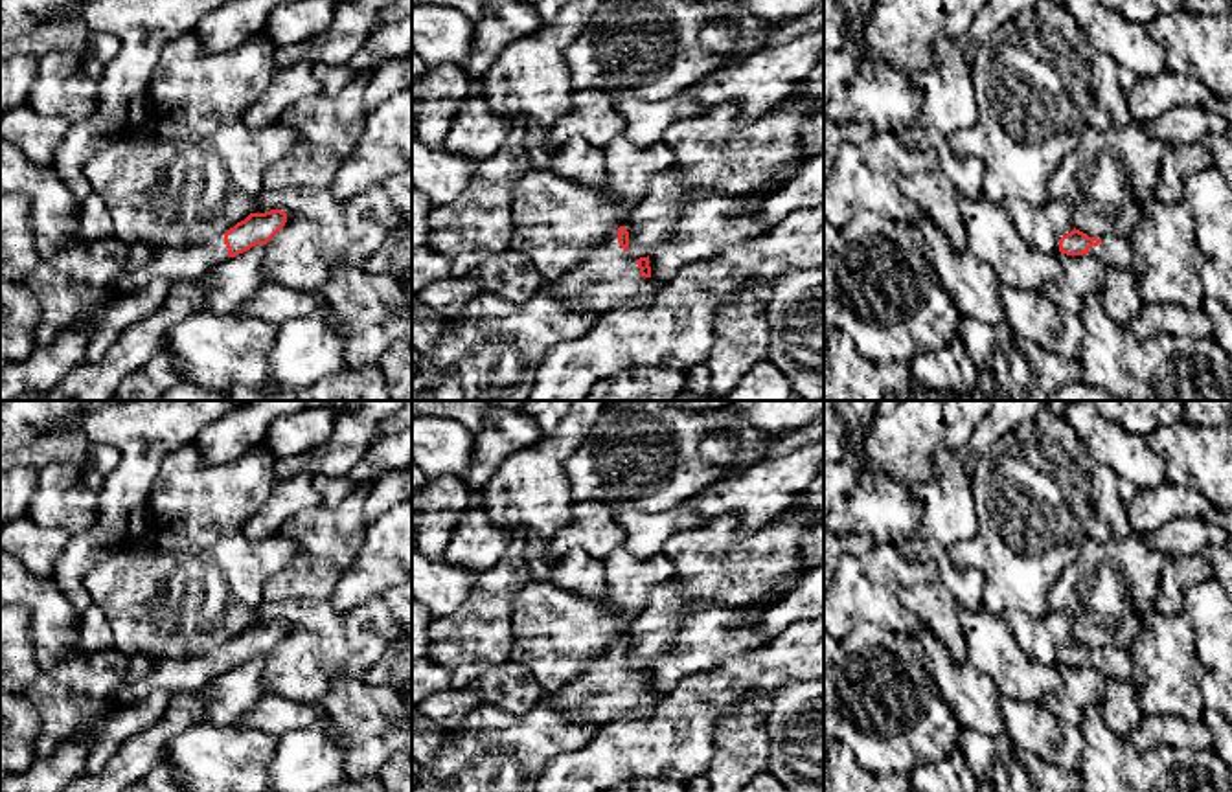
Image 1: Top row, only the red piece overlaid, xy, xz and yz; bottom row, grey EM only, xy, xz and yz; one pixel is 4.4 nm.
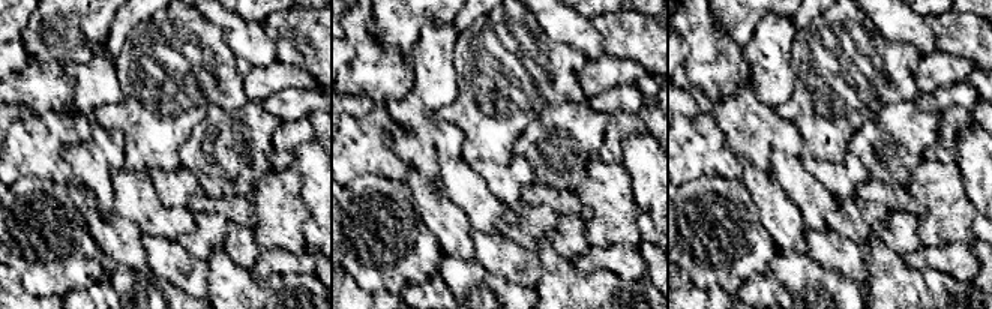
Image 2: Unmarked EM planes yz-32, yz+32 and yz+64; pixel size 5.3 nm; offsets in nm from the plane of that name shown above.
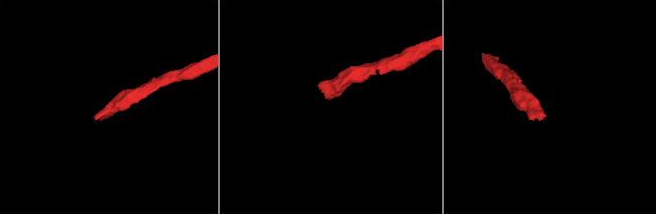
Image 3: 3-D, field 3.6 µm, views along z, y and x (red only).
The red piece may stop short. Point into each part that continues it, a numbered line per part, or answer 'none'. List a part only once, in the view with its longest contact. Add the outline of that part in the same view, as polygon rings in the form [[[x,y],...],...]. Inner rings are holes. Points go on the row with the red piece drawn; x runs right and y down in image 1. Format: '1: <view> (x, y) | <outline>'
1: xz (607, 278) | [[[614,232],[585,261],[552,281],[552,292],[568,309],[587,307],[598,316],[655,292],[658,285],[644,277],[636,259],[629,257]]]

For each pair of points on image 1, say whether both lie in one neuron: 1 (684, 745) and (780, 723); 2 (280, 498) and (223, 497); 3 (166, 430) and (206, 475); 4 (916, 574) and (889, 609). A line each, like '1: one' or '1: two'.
1: two
2: two
3: two
4: one

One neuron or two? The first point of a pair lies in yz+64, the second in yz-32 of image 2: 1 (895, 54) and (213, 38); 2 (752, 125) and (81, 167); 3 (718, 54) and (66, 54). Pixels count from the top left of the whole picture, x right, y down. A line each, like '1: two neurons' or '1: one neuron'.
1: one neuron
2: one neuron
3: two neurons

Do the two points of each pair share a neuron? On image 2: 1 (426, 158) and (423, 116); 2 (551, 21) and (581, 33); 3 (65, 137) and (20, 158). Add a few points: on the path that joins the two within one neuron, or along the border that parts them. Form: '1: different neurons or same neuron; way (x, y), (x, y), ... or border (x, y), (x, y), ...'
1: same neuron; way (422, 147), (422, 126)
2: same neuron; way (559, 21), (574, 30)
3: same neuron; way (54, 137), (44, 137), (30, 147)

